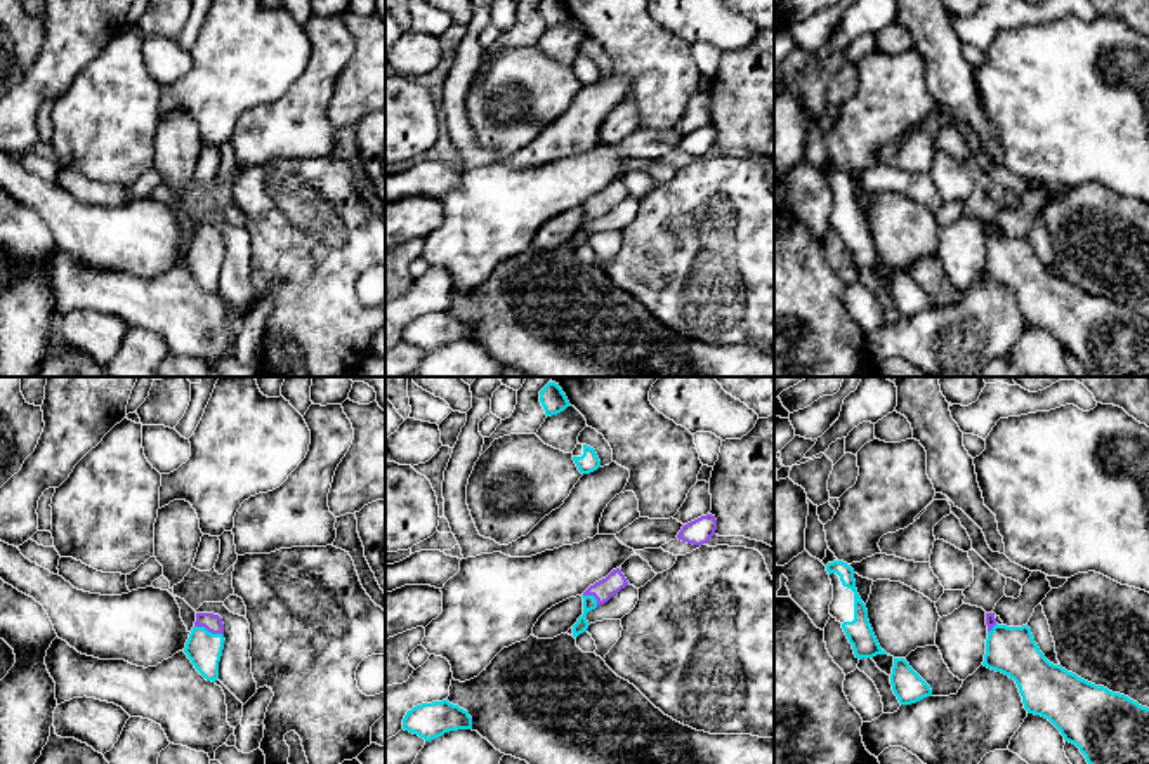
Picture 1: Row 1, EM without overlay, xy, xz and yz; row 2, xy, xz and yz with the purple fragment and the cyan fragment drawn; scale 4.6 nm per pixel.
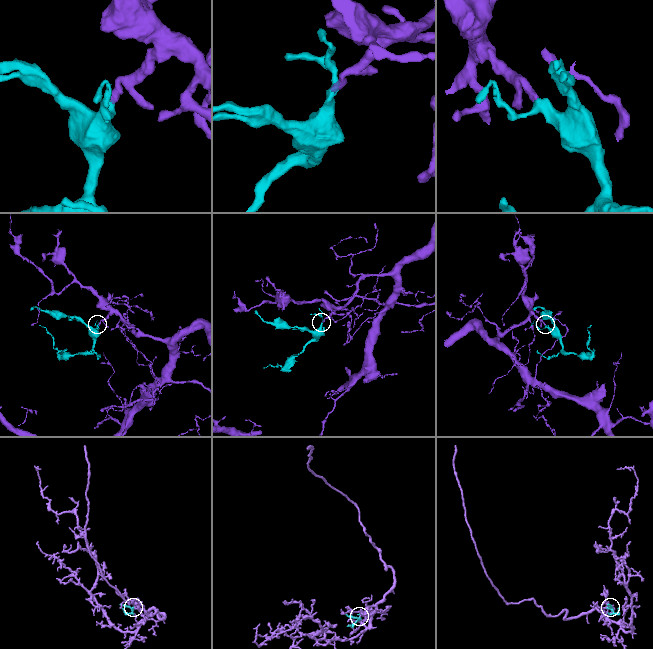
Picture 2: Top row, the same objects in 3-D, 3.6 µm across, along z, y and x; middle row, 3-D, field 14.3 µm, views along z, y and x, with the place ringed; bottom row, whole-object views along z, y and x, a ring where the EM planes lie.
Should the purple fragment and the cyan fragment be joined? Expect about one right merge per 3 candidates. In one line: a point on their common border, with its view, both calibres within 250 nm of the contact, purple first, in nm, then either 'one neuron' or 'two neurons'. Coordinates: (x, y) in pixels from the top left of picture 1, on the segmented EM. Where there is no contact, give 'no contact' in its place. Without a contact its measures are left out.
xy (209, 631) | 80/160 nm | one neuron

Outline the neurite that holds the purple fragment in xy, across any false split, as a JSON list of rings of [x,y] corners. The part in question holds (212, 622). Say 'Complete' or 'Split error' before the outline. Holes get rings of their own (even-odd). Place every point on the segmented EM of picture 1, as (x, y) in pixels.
Split error. [[[196,613],[184,653],[207,681],[215,682],[219,679],[224,641],[222,618],[213,613]]]

